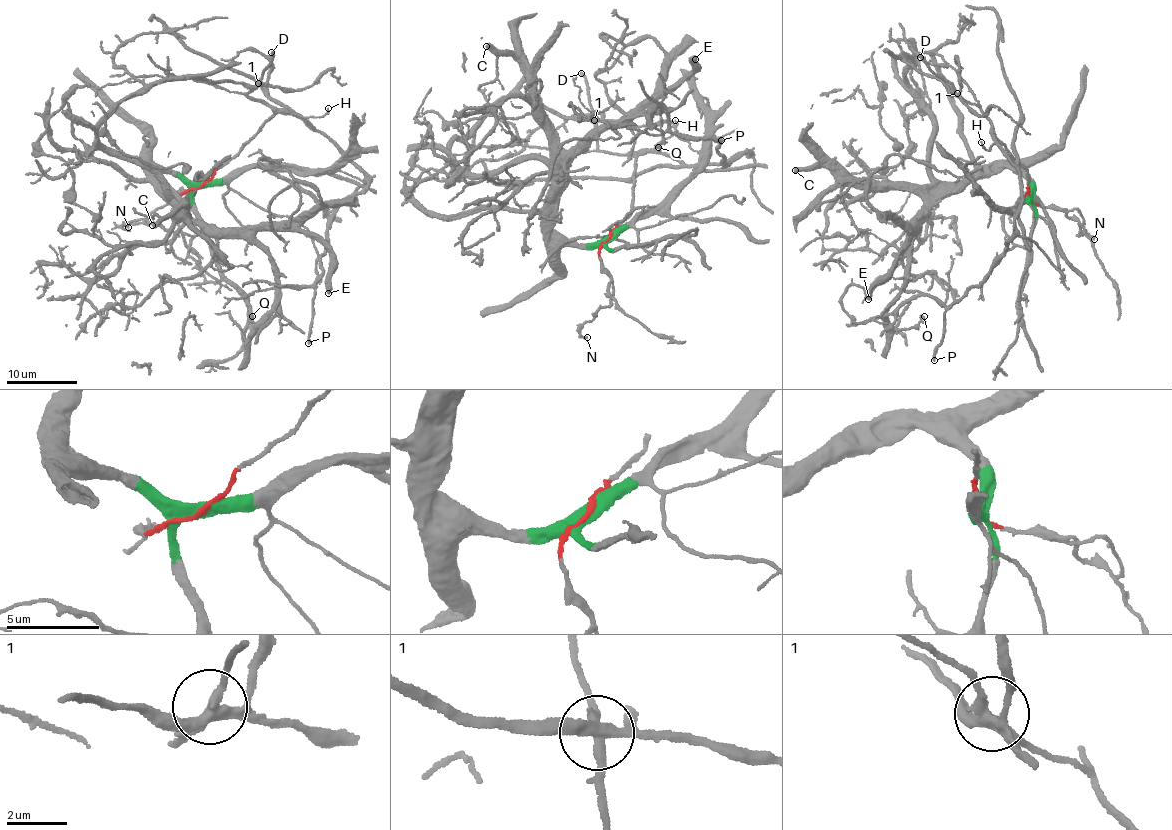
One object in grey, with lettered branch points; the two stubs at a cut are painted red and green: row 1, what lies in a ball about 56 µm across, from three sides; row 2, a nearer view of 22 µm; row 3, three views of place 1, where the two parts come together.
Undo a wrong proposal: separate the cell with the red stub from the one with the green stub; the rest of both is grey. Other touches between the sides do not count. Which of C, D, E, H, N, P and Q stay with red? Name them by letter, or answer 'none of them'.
D, H, N, P

